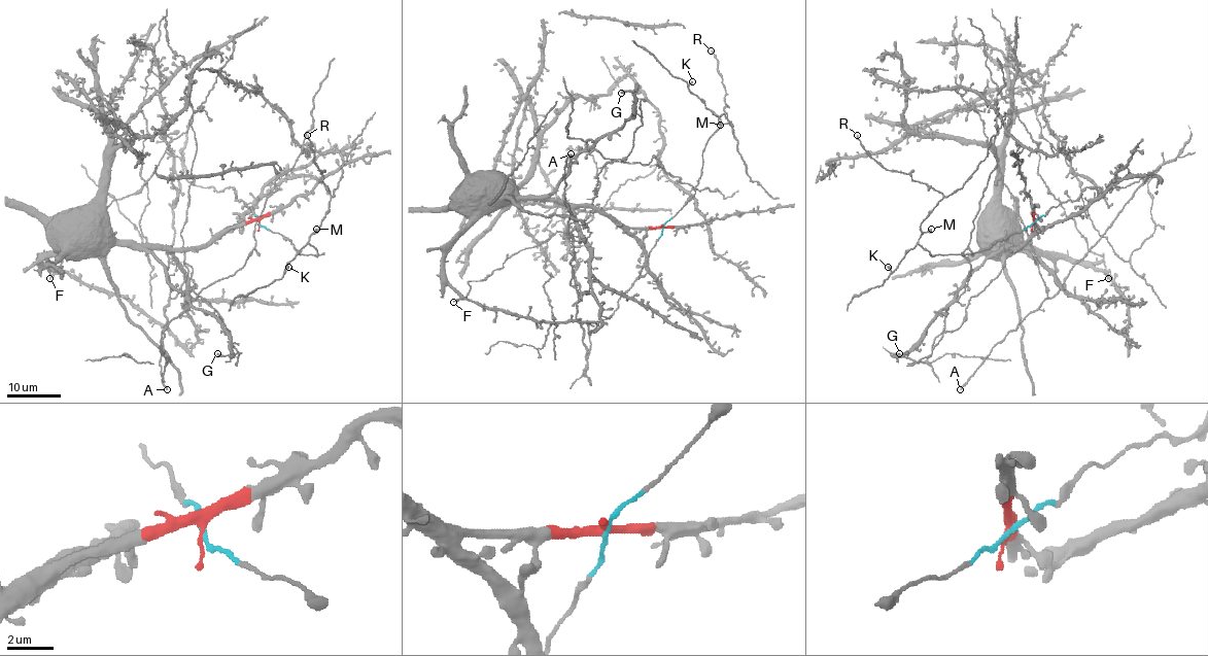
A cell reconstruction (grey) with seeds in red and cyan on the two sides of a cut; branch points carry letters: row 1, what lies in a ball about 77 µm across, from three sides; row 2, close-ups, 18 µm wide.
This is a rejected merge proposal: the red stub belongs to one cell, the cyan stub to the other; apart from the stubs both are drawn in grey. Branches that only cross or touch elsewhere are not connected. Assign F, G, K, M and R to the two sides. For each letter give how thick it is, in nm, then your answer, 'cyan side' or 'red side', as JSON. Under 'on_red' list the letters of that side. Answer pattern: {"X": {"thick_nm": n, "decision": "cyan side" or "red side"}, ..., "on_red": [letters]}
{"F": {"thick_nm": 200, "decision": "red side"}, "G": {"thick_nm": 360, "decision": "red side"}, "K": {"thick_nm": 280, "decision": "cyan side"}, "M": {"thick_nm": 360, "decision": "cyan side"}, "R": {"thick_nm": 150, "decision": "cyan side"}, "on_red": ["F", "G"]}

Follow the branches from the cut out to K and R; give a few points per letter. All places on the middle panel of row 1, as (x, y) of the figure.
K: (662, 227), (692, 196), (702, 168), (702, 149), (720, 125), (720, 118), (688, 88), (692, 80)
R: (662, 227), (698, 181), (702, 149), (719, 126), (720, 118), (712, 111), (724, 114), (733, 137), (711, 52)

